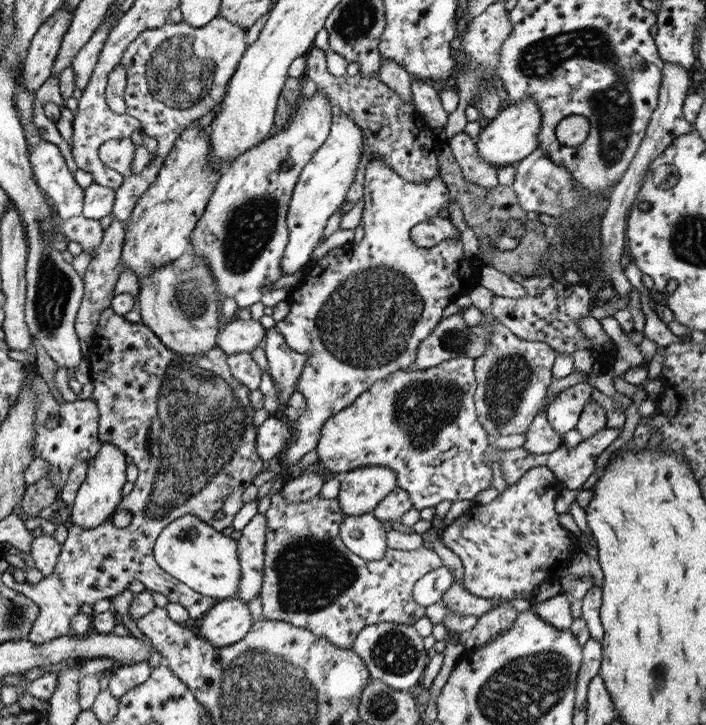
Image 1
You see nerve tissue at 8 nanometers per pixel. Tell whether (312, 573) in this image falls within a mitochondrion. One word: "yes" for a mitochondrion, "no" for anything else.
yes

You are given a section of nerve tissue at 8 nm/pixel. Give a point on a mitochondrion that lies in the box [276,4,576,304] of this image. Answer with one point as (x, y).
(540, 62)

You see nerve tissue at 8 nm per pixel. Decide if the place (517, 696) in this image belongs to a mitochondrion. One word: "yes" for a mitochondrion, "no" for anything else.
yes

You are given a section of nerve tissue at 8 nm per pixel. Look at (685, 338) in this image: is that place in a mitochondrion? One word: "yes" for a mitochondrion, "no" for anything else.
no

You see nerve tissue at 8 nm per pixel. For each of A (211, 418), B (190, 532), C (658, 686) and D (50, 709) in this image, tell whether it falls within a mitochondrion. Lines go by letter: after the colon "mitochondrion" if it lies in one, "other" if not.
A: mitochondrion
B: mitochondrion
C: mitochondrion
D: other

